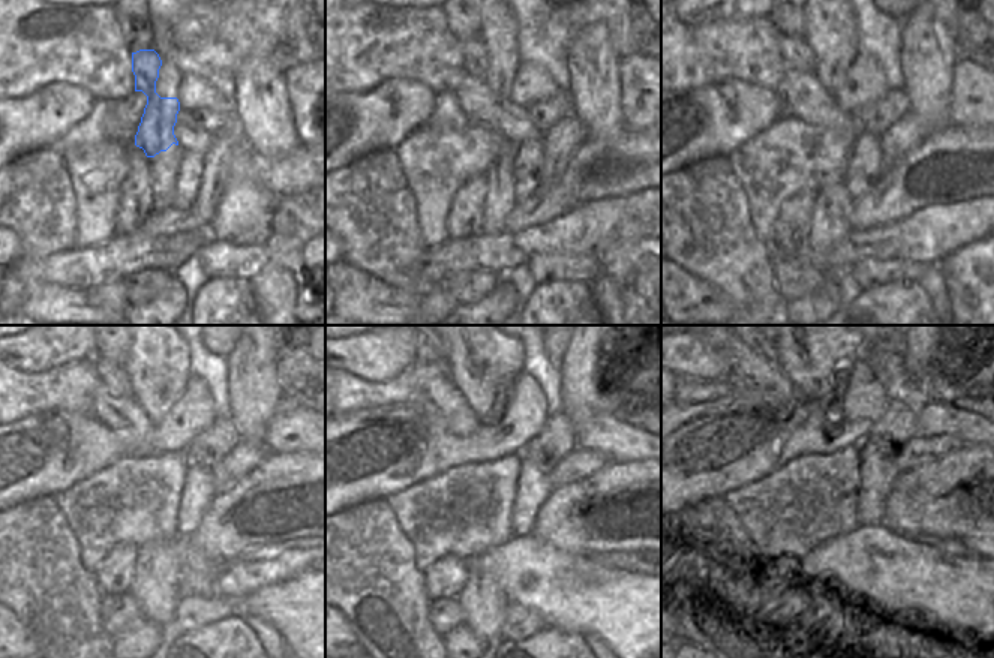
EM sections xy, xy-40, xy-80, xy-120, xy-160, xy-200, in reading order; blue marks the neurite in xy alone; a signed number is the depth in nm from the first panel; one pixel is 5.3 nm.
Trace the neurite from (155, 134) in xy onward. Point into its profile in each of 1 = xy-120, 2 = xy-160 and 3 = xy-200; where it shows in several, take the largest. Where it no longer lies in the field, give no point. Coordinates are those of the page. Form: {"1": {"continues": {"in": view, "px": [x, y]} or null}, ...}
{"1": {"continues": {"in": "xy-120", "px": [113, 376]}}, "2": {"continues": {"in": "xy-160", "px": [431, 355]}}, "3": {"continues": {"in": "xy-200", "px": [769, 355]}}}

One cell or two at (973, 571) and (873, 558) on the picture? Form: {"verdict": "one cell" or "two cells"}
{"verdict": "one cell"}

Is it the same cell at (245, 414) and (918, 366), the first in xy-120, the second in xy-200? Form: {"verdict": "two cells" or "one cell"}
{"verdict": "one cell"}

